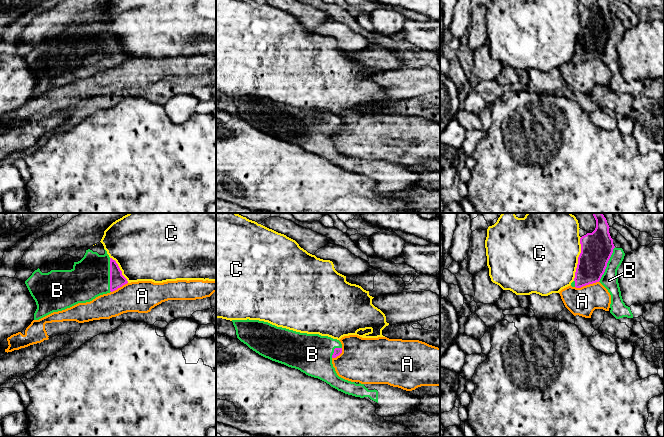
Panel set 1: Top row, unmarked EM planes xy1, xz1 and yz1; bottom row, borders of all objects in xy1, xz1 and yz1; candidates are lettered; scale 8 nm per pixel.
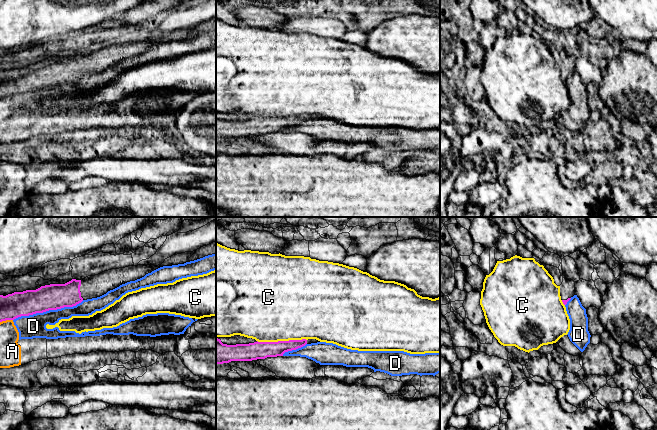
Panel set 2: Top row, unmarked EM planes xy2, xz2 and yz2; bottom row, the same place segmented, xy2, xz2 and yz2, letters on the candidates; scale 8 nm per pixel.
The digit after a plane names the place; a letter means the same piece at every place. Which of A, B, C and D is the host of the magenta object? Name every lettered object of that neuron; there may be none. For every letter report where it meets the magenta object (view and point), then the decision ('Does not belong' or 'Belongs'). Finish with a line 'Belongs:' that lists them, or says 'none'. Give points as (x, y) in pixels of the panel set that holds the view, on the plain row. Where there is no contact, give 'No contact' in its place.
A: Touches magenta at yz1 (586, 60). Does not belong
B: Touches magenta at yz1 (606, 40). Belongs
C: Touches magenta at xz2 (281, 117). Does not belong
D: Touches magenta at xy2 (48, 86). Does not belong
Belongs: B

